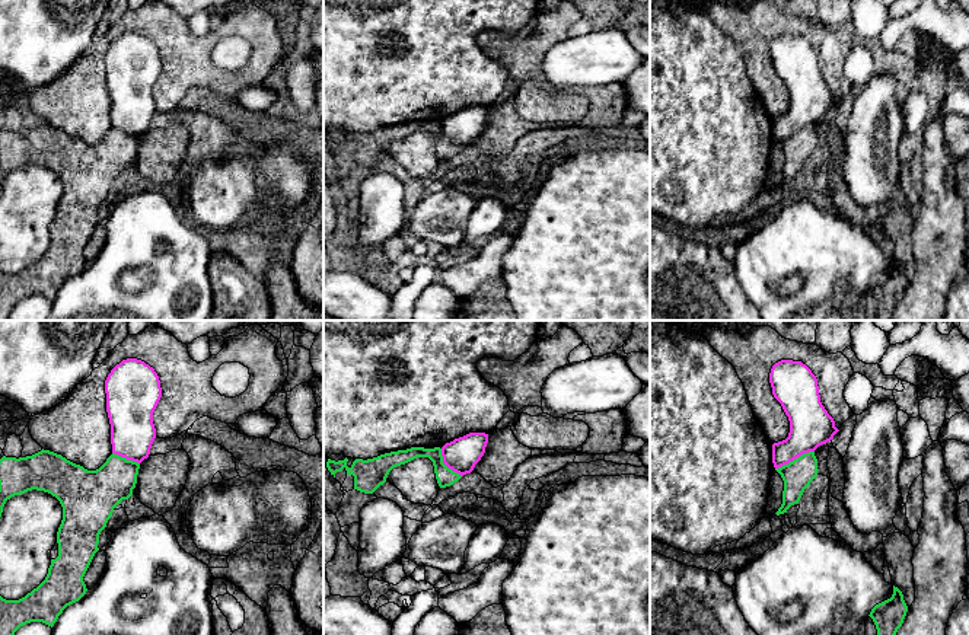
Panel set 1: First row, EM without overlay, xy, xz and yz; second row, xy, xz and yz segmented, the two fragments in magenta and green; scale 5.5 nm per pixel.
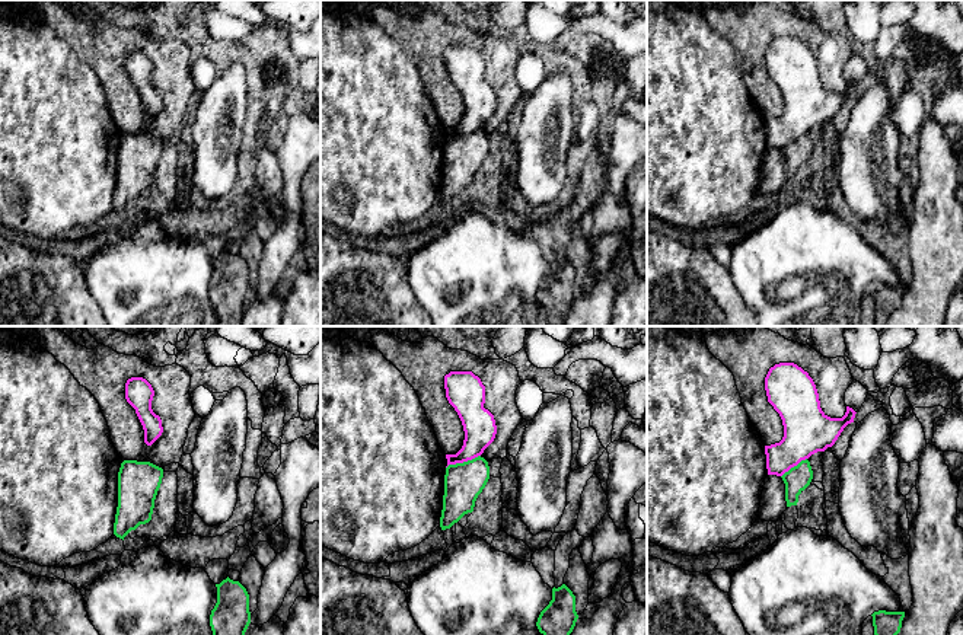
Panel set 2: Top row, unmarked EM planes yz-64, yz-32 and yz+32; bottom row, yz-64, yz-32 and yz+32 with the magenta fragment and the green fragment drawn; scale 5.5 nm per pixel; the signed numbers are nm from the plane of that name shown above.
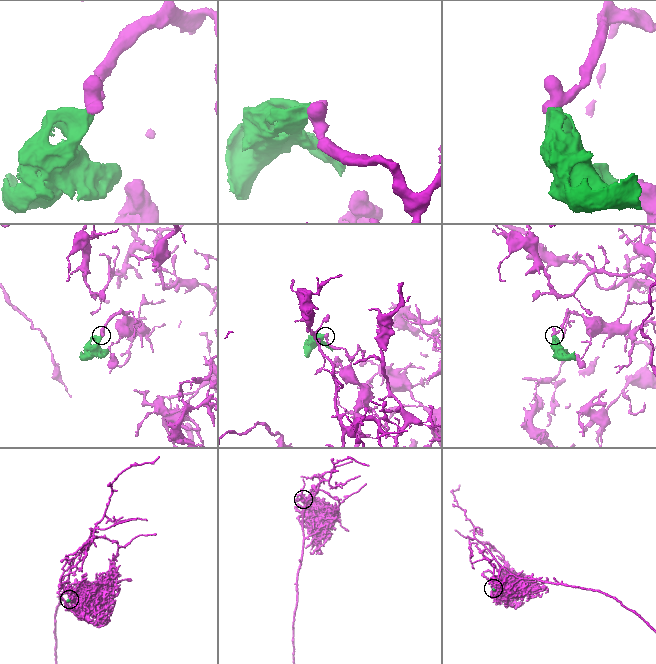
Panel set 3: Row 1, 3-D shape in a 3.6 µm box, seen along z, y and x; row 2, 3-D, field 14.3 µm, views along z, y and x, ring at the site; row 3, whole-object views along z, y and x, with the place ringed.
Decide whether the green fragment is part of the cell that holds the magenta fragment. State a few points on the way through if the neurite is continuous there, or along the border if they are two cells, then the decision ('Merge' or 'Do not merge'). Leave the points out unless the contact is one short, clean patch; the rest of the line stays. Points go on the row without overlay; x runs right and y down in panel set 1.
Boundary: yz (813, 124), (805, 125), (775, 143). Do not merge

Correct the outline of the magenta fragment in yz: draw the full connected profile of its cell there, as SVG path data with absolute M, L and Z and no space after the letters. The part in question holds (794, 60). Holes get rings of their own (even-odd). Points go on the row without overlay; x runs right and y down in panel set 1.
M793 33L775 36L769 57L790 95L788 111L772 118L772 137L778 143L826 118L839 103L822 79L817 52L806 38Z

